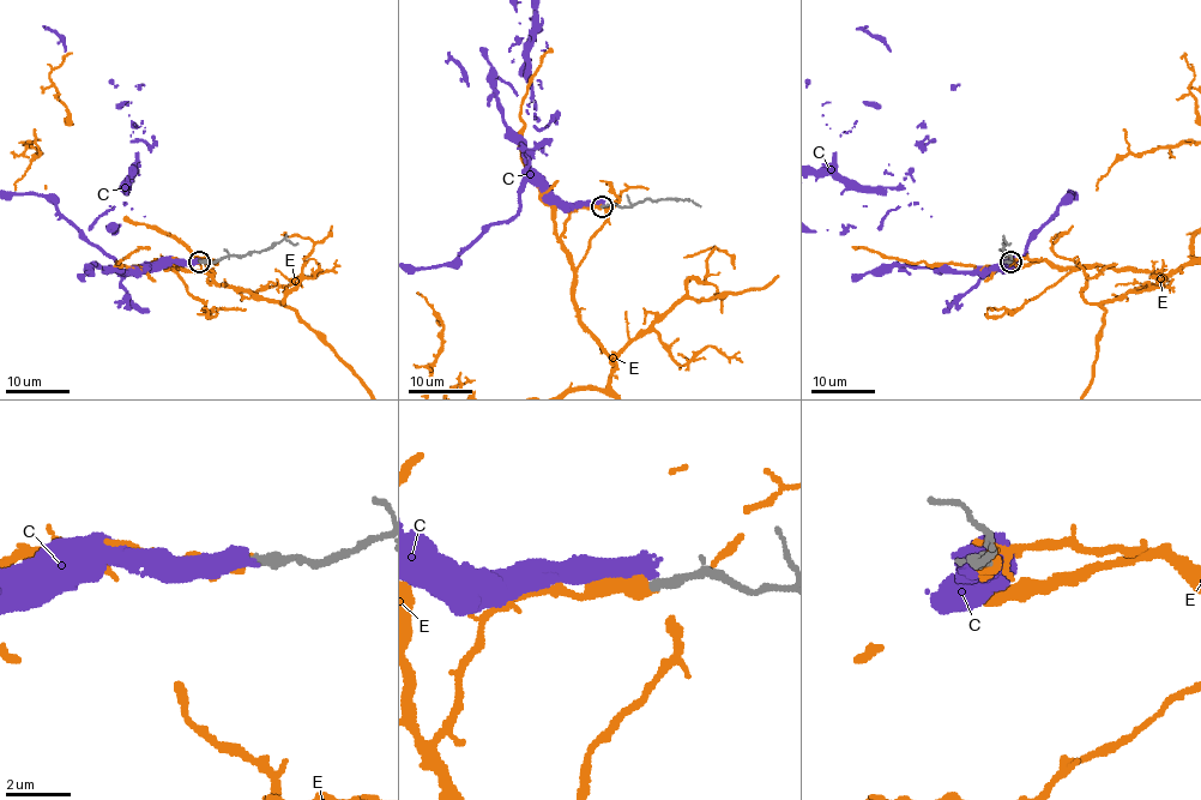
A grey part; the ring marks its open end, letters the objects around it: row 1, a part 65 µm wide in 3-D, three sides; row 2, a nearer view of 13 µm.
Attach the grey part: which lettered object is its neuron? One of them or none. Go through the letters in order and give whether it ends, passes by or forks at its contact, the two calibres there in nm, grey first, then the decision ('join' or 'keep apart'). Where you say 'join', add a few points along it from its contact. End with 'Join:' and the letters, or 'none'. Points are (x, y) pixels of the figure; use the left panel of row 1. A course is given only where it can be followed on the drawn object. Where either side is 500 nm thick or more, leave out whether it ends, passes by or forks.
C: calibres 360 and 550 nm; keep apart
E: it ends; calibres 340 and 480 nm; join
Join: E

